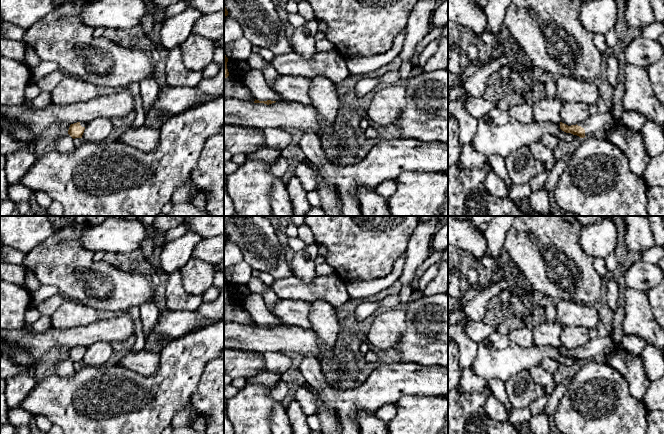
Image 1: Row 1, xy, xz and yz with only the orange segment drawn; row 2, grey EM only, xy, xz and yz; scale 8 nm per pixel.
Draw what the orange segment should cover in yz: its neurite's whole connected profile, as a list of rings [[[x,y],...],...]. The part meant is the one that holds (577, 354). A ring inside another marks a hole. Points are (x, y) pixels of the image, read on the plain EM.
[[[610,335],[605,337],[592,337],[587,343],[576,349],[568,350],[560,346],[560,353],[566,357],[577,359],[580,362],[593,360],[597,354],[606,353],[613,347],[613,338]]]

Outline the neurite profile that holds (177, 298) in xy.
[[[180,269],[169,274],[165,290],[166,307],[171,311],[197,312],[202,295],[188,293],[182,284]]]

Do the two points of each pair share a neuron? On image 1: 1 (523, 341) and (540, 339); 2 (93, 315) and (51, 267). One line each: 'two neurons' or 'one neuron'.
1: two neurons
2: two neurons

